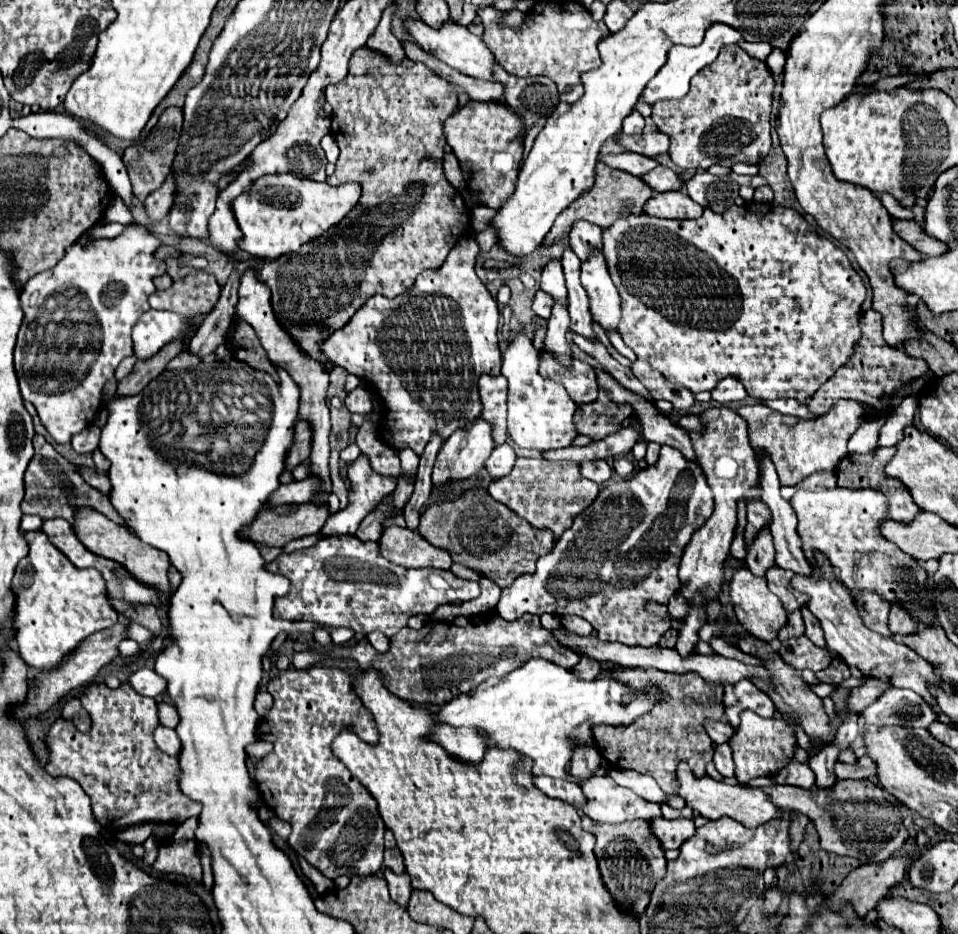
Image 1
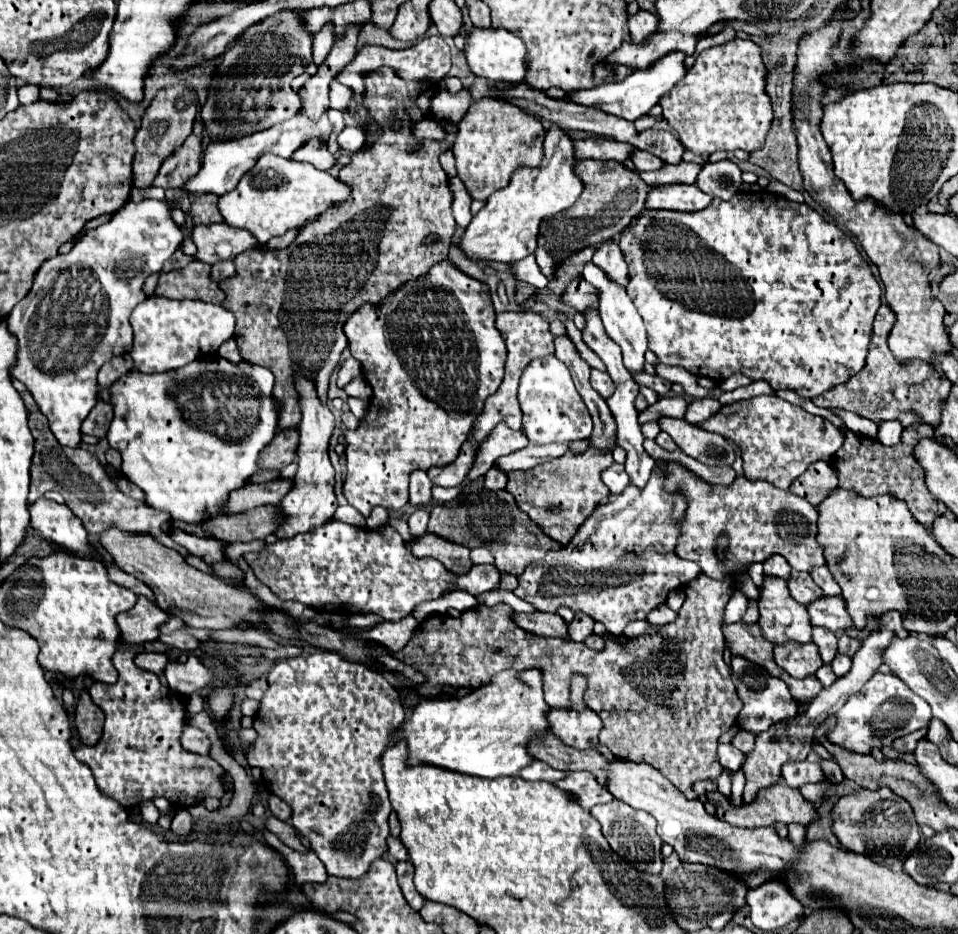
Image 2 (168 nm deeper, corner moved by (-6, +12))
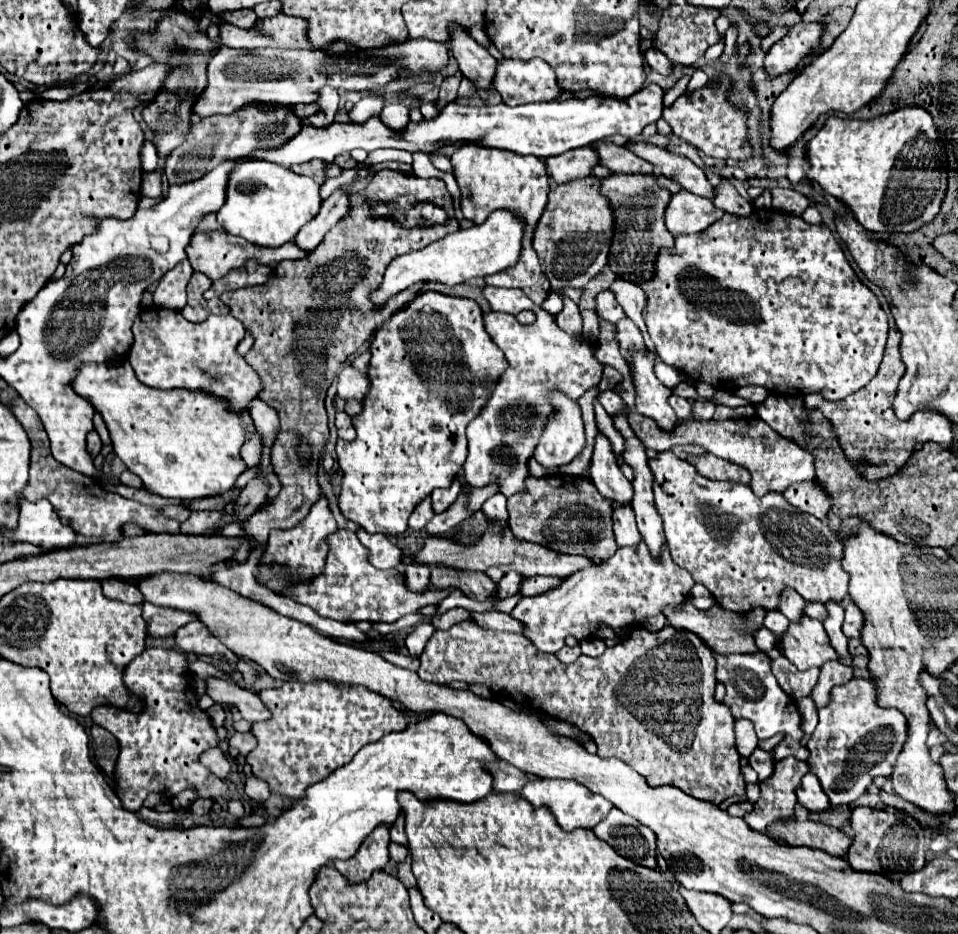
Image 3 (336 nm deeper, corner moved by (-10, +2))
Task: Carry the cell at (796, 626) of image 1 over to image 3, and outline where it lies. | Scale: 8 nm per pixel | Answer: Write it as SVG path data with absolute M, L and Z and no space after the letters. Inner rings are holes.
M847 602L847 606L845 606L845 636L847 638L859 638L861 624L863 624L861 610L853 602Z

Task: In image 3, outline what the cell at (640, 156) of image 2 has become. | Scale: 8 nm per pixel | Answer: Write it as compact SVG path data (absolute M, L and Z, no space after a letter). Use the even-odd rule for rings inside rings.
M597 142L593 148L599 152L599 158L601 158L603 166L611 168L613 172L623 172L623 174L653 174L653 164L649 164L647 160L635 156L625 146Z

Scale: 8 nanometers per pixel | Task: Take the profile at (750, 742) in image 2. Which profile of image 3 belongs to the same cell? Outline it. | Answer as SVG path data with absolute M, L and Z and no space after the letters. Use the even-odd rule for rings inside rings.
M755 748L755 752L749 756L749 766L759 774L759 782L767 780L773 772L773 760L769 756L769 752Z

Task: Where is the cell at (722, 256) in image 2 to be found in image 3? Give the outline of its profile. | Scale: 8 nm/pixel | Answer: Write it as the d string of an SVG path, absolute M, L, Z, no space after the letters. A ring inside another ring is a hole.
M755 210L751 216L731 216L723 214L721 220L711 224L711 228L705 228L697 234L687 236L675 236L675 244L671 248L663 248L655 260L655 276L651 280L643 280L641 284L647 304L643 308L643 320L647 324L649 336L655 344L659 360L665 364L677 368L681 374L685 374L691 380L707 382L715 386L717 390L733 392L747 384L759 384L767 388L771 394L791 394L791 396L807 396L811 392L823 394L827 400L843 400L849 394L861 390L875 378L877 368L883 358L883 348L887 342L887 314L879 304L879 298L857 278L855 270L851 268L849 260L845 258L841 244L833 238L831 230L823 224L807 224L801 216L787 214L781 210Z

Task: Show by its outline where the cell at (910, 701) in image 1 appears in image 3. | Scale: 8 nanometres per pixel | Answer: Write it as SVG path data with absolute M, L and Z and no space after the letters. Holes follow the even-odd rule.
M853 678L839 688L831 688L831 700L819 708L819 724L811 734L809 748L809 766L811 772L819 778L825 794L829 796L831 806L853 804L871 784L875 776L889 776L891 768L907 740L907 718L897 708L879 708L877 688L871 680Z

